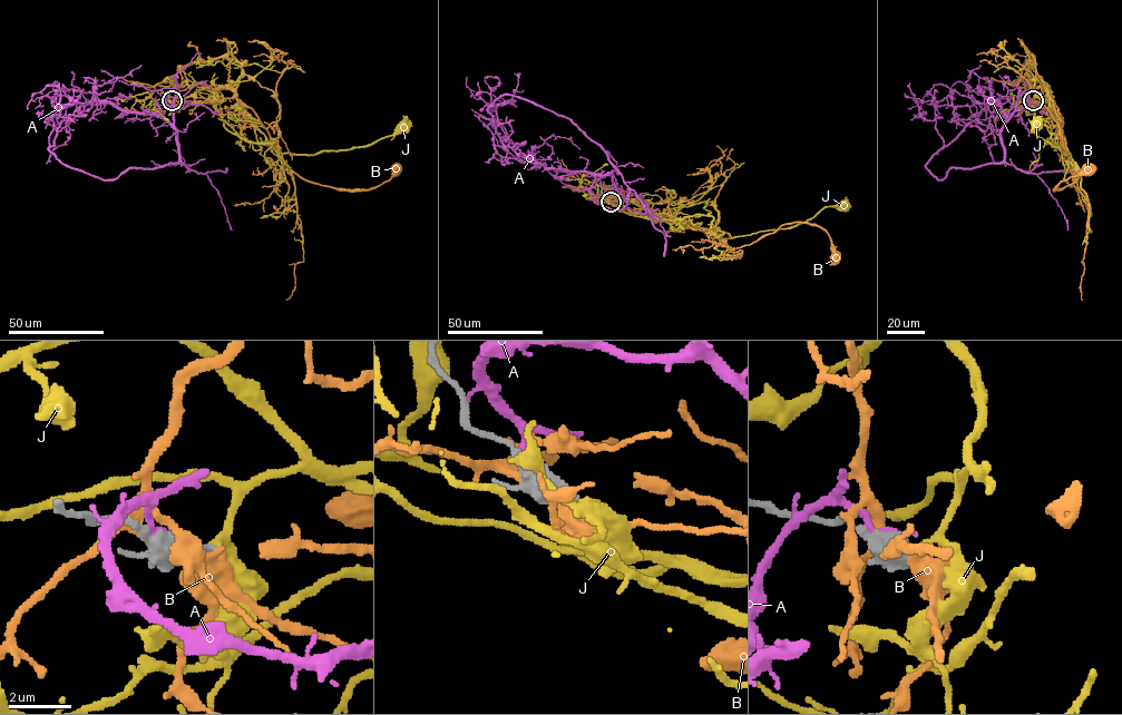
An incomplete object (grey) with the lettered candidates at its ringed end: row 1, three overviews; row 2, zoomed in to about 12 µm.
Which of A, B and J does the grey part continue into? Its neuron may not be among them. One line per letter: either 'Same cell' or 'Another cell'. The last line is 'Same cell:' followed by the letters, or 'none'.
A: Another cell
B: Another cell
J: Same cell
Same cell: J

